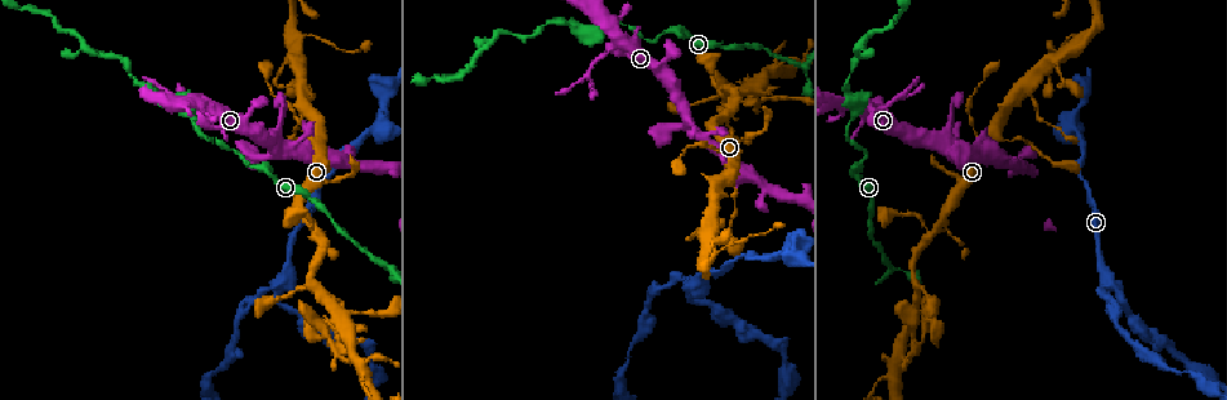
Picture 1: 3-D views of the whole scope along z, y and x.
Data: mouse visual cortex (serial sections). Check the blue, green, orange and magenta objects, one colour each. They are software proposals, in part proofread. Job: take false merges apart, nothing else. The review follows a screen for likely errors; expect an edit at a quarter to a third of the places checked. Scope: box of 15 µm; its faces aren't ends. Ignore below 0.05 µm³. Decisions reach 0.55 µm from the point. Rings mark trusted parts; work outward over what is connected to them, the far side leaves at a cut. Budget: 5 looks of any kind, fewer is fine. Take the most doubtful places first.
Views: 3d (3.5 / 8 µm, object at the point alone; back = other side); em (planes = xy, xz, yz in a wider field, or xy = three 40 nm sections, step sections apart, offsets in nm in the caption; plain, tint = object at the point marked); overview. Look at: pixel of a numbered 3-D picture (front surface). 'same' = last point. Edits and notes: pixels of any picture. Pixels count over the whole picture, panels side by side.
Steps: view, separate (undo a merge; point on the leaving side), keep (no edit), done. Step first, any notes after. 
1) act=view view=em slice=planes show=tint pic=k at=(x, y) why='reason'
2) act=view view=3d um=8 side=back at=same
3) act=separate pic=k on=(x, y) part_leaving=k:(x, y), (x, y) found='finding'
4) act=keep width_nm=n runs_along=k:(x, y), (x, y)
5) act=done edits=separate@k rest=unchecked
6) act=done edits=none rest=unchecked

act=view view=3d um=3.5 pic=1 at=(691, 285) why='three arms meet'

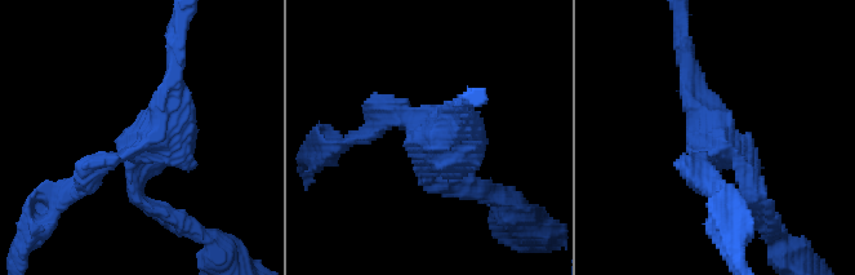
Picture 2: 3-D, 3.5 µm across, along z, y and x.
act=view view=em slice=xy step=2 show=tint pic=2 at=(724, 148) why='shape alone is not enough'

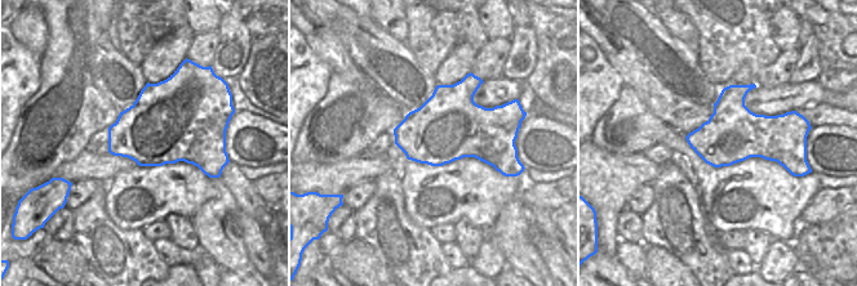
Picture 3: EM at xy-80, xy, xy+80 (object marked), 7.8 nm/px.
act=keep runs_along=2:(687, 79), (760, 209) found='all the same cell'

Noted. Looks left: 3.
act=view view=3d um=3.5 pic=1 at=(935, 233) why='three arms meet'

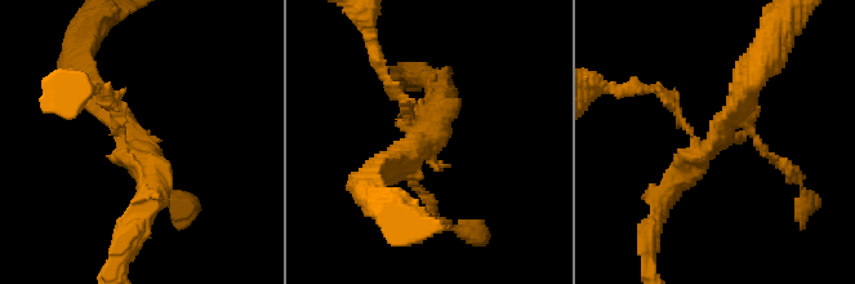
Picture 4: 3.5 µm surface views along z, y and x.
act=view view=em slice=xy step=3 show=tint pic=4 at=(711, 145)

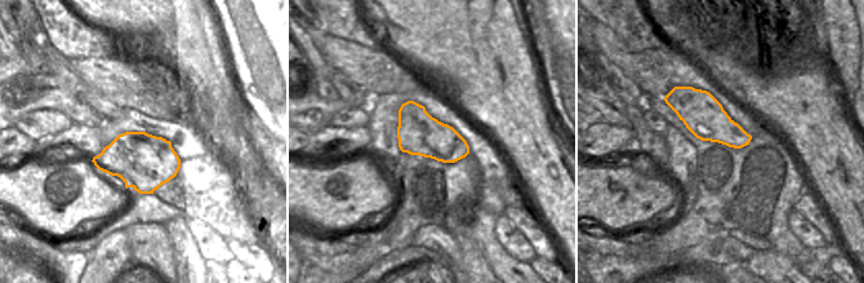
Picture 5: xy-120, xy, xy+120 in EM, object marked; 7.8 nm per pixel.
act=keep arm_widths_nm=150,250,300 runs_along=4:(747, 85), (738, 109), (662, 208) found='all the same cell'

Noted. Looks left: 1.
act=done edits=none rest=unchecked

